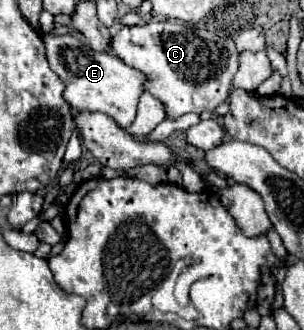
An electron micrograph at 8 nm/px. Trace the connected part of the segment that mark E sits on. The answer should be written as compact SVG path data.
M44 35L46 55L50 69L66 83L64 99L76 111L98 111L110 115L118 127L128 129L136 117L136 105L144 93L146 75L122 63L116 55L102 51L92 51L74 35Z

